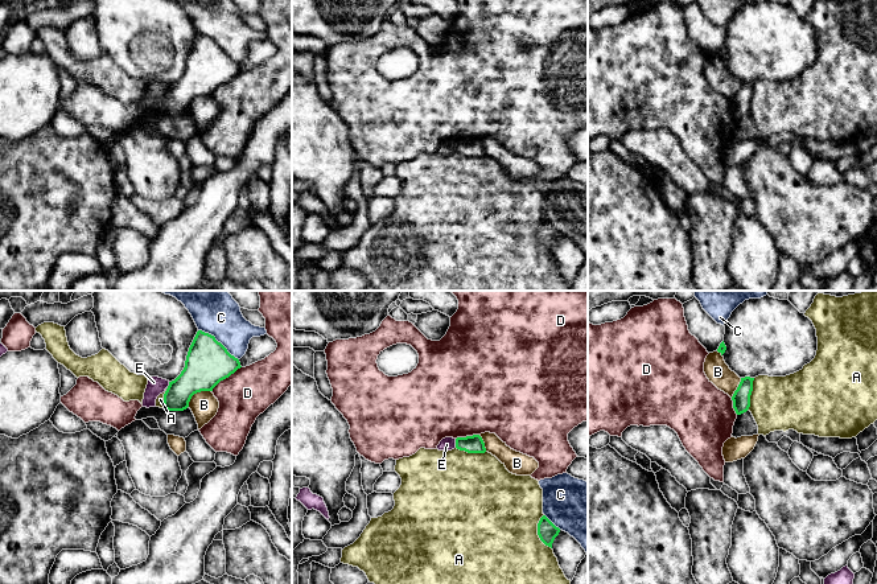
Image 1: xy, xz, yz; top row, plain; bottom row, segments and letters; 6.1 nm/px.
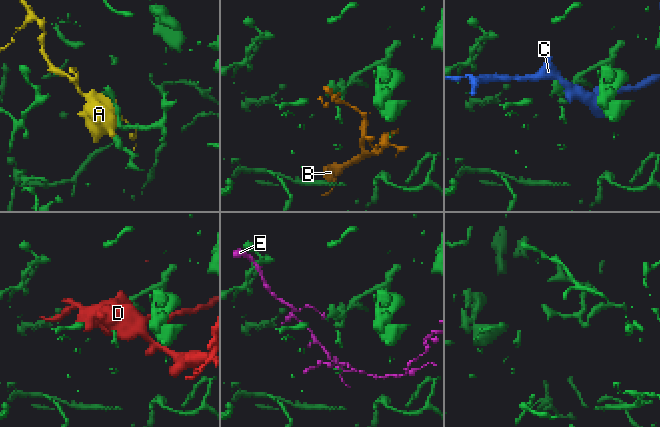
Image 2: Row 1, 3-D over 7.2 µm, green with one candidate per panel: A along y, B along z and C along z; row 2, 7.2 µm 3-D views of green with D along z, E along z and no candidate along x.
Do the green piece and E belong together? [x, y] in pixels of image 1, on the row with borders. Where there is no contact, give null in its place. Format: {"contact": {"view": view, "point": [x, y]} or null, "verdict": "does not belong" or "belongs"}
{"contact": {"view": "xz", "point": [456, 443]}, "verdict": "does not belong"}

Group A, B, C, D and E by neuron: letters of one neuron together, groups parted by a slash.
A / B / C / D / E

